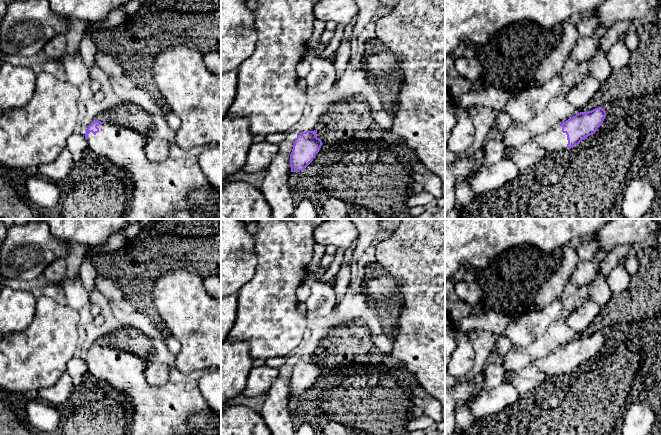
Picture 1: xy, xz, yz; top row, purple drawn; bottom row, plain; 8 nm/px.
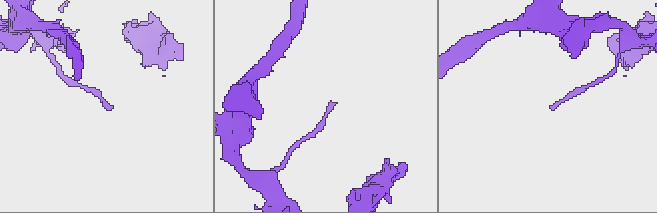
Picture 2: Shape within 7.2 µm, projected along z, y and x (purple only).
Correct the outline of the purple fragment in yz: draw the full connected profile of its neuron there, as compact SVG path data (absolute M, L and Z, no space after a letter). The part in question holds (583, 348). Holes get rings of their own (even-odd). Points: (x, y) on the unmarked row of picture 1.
M602 331L588 336L580 336L548 356L537 360L536 367L548 379L561 378L576 371L583 363L594 358L605 341L606 335Z

